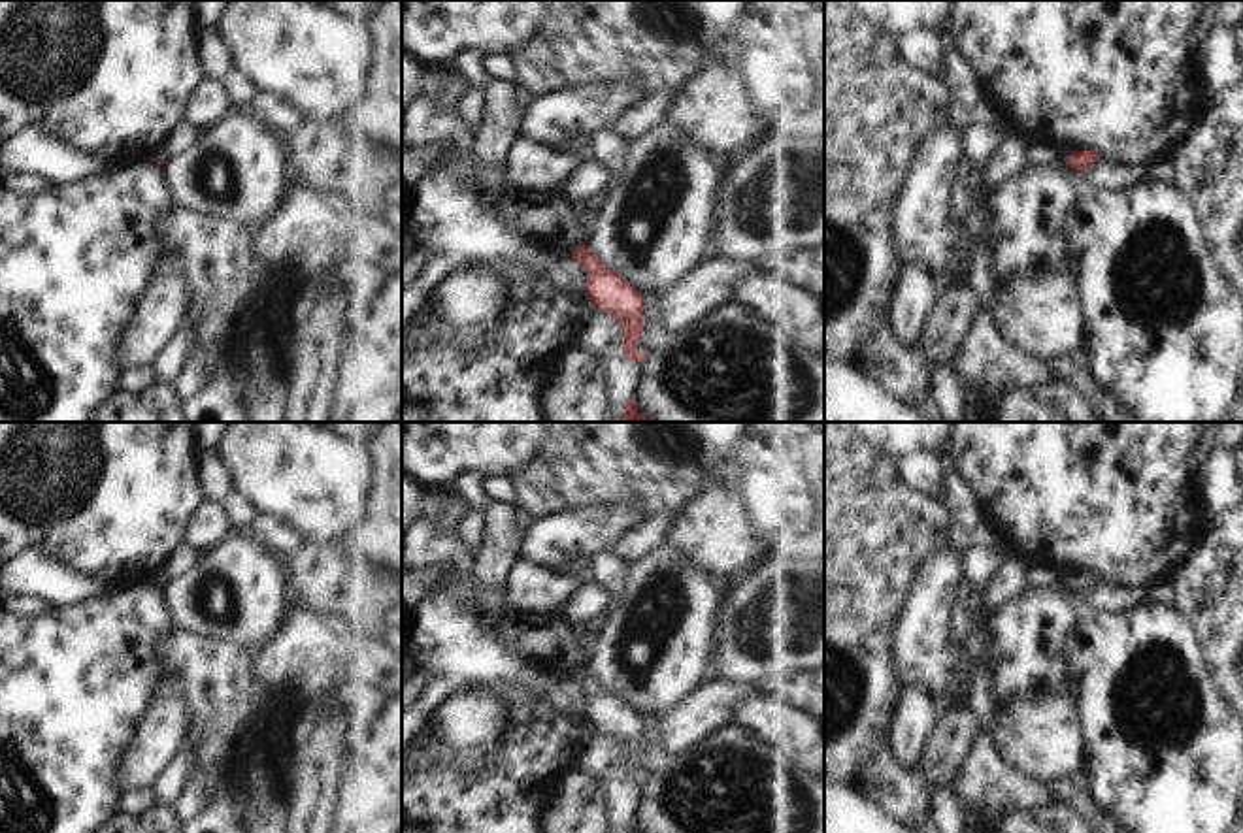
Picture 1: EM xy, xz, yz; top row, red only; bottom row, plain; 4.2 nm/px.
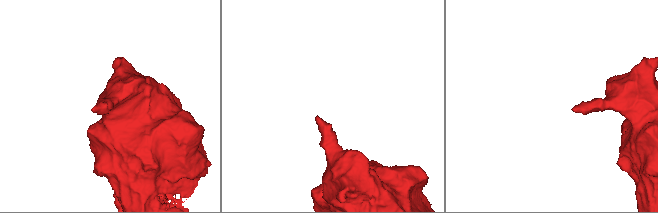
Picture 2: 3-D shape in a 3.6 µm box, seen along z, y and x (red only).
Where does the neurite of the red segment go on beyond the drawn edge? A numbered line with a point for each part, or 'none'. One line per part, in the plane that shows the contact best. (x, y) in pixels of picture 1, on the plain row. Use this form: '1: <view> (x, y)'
none

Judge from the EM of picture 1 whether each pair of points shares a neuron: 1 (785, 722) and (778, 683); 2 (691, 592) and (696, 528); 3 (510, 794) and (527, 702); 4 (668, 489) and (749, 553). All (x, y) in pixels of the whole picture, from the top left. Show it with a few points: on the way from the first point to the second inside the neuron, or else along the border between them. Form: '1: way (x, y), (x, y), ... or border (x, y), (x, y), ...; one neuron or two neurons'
1: border (762, 686), (779, 700), (793, 700), (804, 709); two neurons
2: border (664, 541), (689, 562), (725, 583); two neurons
3: way (525, 771), (527, 724); one neuron
4: border (713, 468), (704, 487), (674, 517); two neurons

